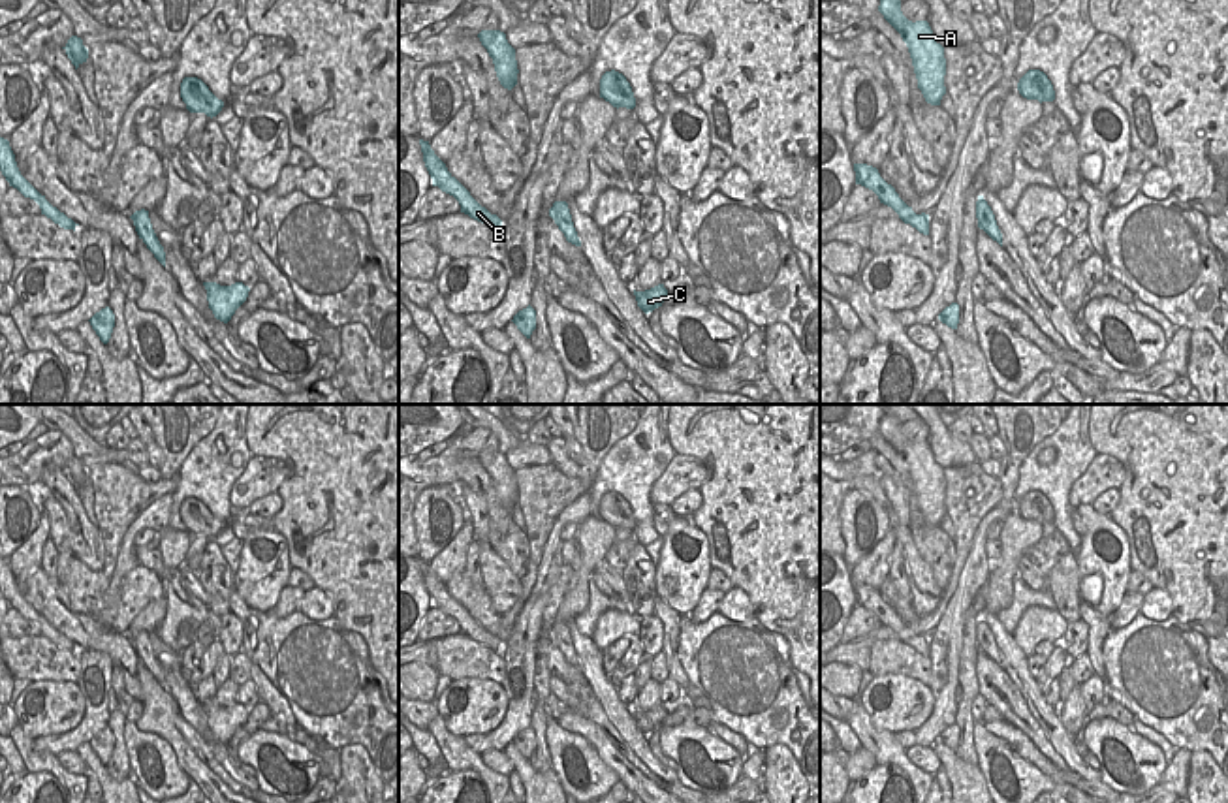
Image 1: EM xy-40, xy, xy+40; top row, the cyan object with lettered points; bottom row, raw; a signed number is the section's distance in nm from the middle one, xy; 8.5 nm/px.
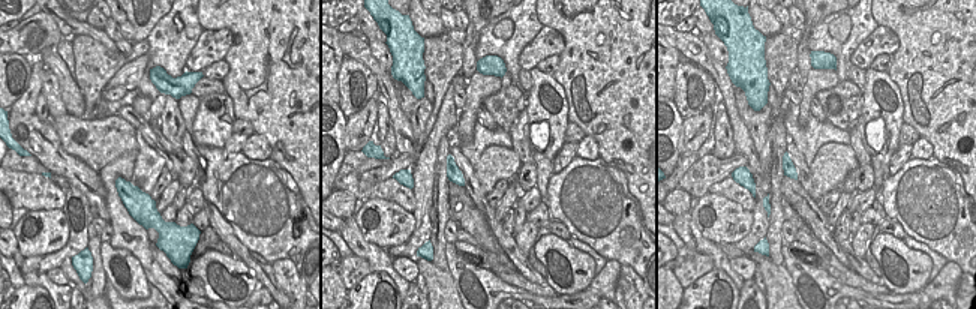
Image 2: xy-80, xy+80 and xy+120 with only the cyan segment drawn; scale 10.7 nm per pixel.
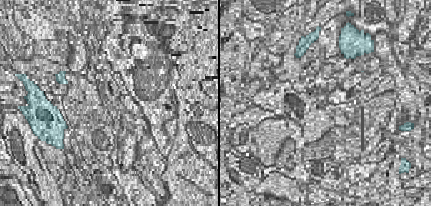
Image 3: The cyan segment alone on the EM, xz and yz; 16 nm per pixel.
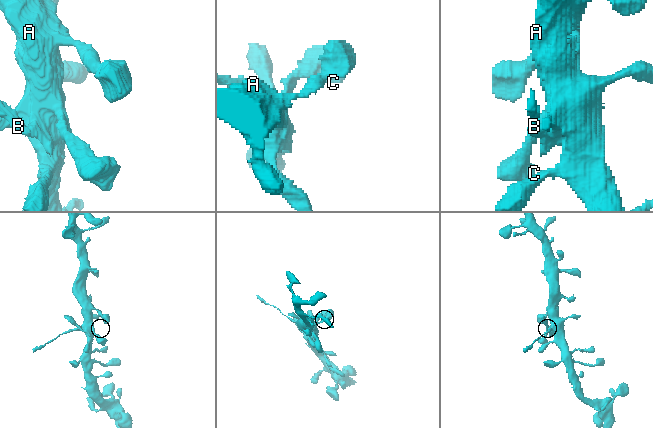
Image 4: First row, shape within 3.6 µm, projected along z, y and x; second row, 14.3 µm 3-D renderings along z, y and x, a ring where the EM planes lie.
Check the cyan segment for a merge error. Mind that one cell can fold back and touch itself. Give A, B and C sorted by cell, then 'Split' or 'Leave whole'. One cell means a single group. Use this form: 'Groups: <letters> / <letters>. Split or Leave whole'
Groups: A B C. Leave whole

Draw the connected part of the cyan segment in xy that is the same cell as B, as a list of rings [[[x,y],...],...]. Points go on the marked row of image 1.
[[[419,139],[419,145],[425,167],[433,179],[433,186],[438,186],[442,192],[453,196],[461,205],[461,213],[500,233],[502,220],[496,214],[491,214],[470,196],[470,192],[448,171],[446,164],[434,154],[429,141]]]

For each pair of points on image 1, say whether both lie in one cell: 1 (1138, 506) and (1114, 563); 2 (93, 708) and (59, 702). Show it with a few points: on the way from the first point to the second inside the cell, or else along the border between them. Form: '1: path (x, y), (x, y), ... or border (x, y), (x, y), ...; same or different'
1: border (1108, 516), (1125, 533), (1129, 566), (1133, 570); different
2: border (78, 683), (83, 694), (83, 719), (53, 736); different

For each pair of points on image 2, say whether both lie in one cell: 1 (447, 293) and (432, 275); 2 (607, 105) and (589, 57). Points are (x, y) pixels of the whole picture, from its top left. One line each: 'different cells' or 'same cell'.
1: same cell
2: same cell

